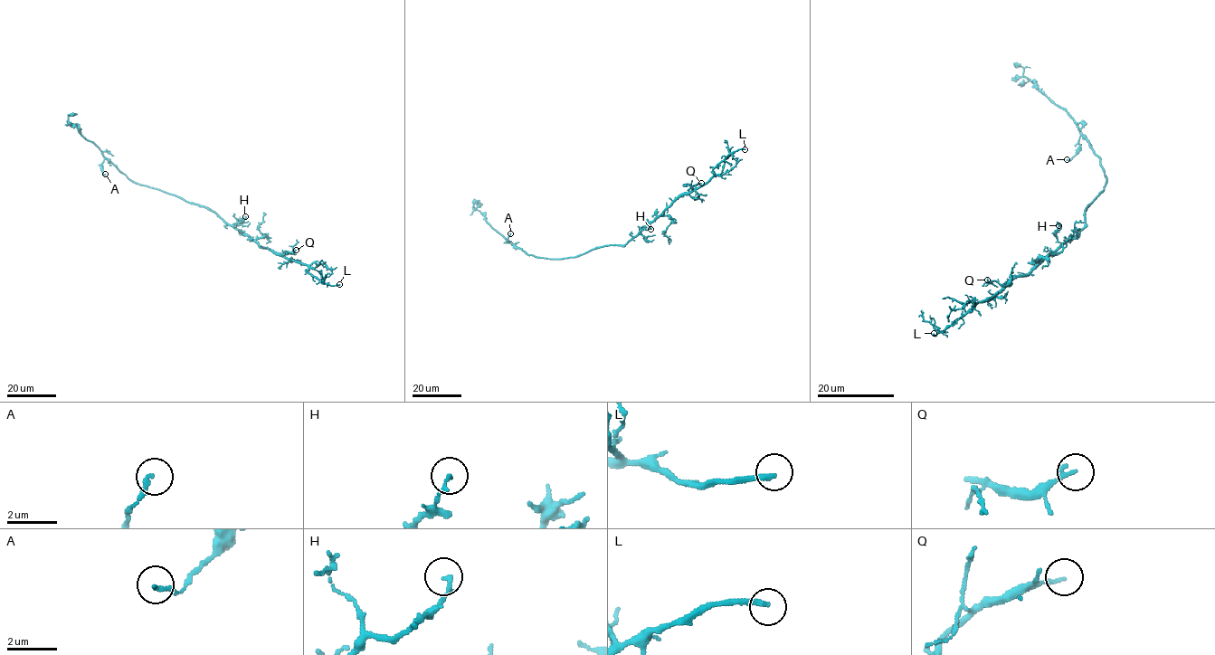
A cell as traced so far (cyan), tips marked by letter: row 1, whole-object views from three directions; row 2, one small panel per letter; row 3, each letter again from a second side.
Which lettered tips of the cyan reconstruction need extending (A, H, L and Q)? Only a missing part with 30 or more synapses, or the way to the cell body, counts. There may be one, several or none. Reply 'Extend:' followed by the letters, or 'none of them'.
Extend: L

